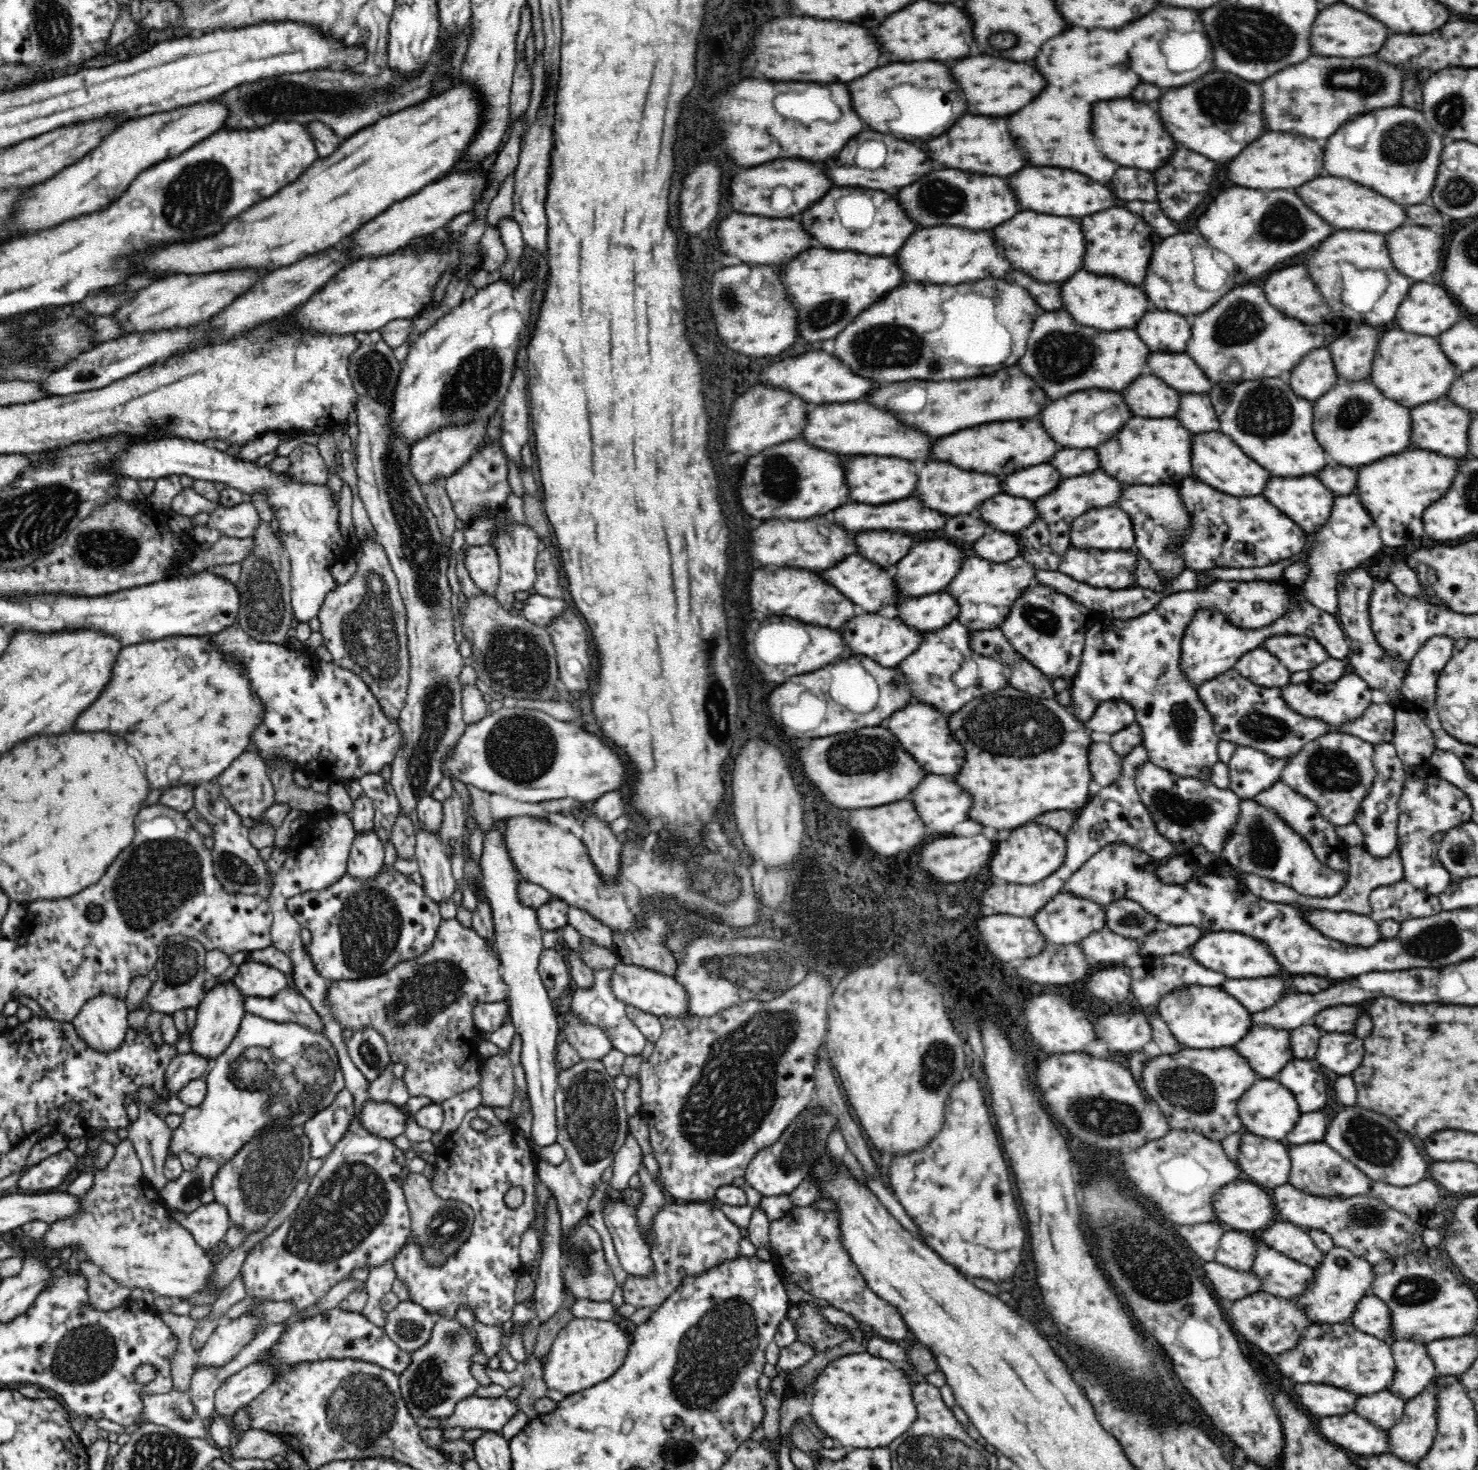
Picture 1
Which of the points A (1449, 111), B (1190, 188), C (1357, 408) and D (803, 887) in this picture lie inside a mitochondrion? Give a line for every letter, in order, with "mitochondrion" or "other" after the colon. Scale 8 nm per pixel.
A: mitochondrion
B: other
C: mitochondrion
D: other

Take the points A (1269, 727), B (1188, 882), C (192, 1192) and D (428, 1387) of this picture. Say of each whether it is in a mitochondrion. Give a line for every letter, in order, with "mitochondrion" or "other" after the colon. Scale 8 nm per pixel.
A: mitochondrion
B: other
C: mitochondrion
D: mitochondrion

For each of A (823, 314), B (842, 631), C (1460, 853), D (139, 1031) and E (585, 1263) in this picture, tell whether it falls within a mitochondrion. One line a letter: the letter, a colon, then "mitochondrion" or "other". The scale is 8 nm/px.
A: mitochondrion
B: other
C: mitochondrion
D: other
E: mitochondrion

